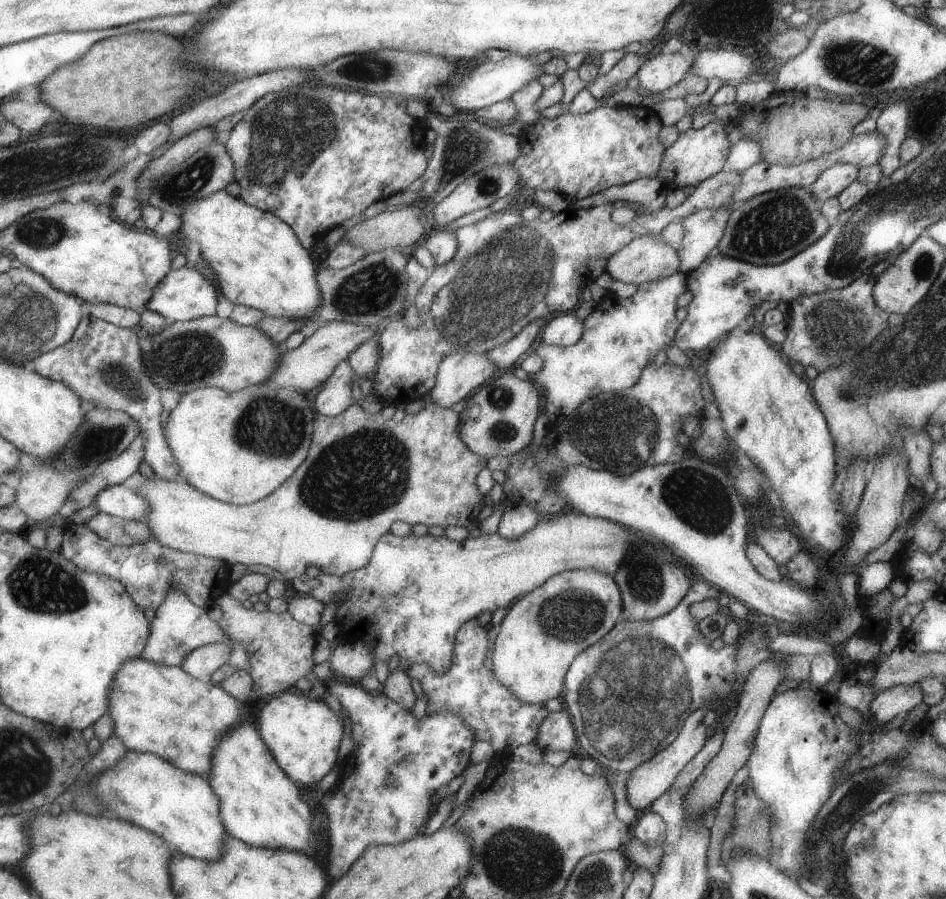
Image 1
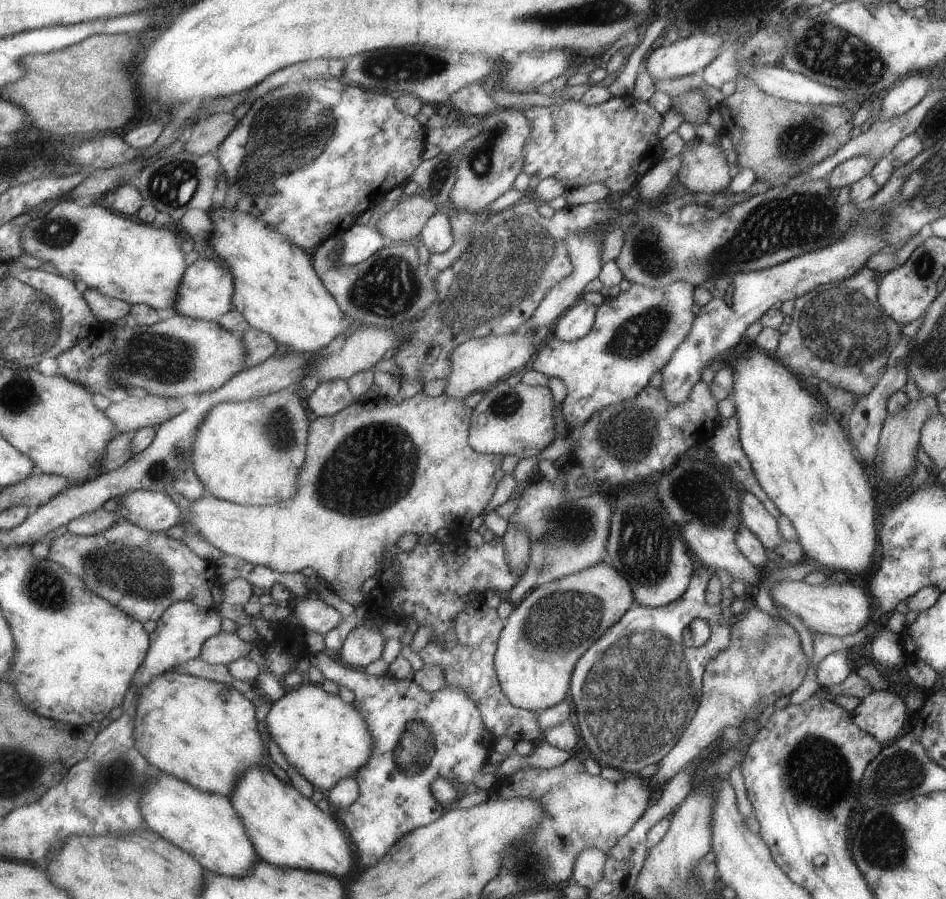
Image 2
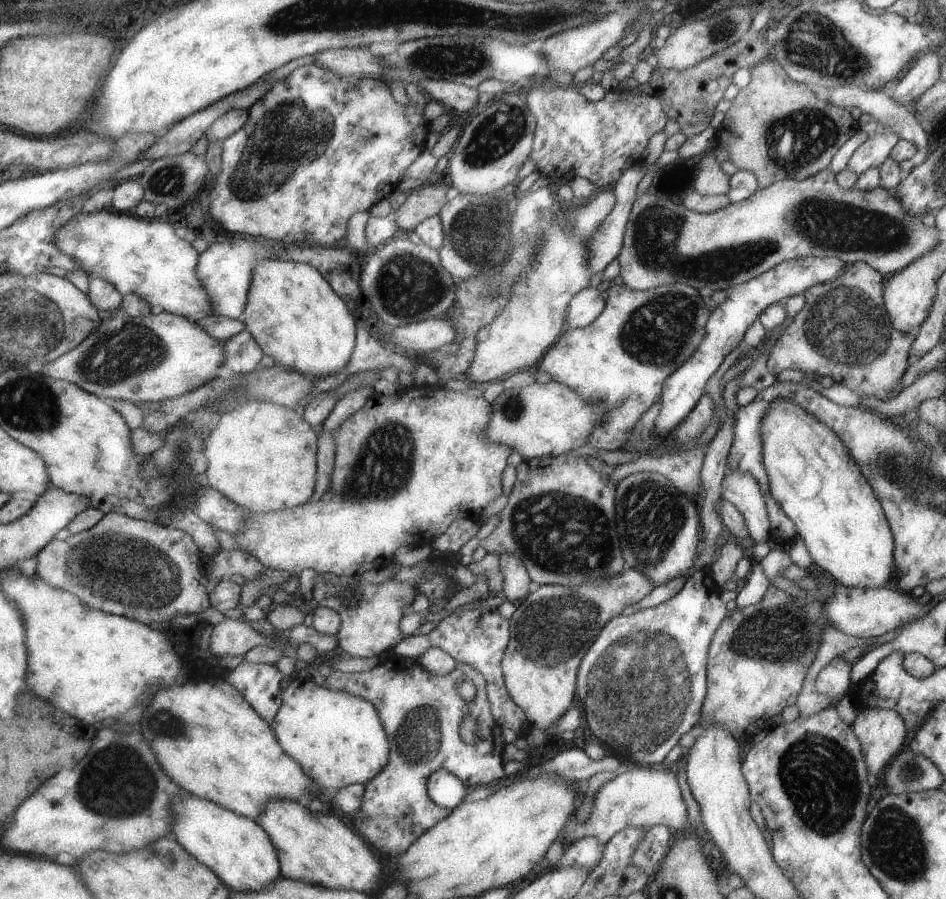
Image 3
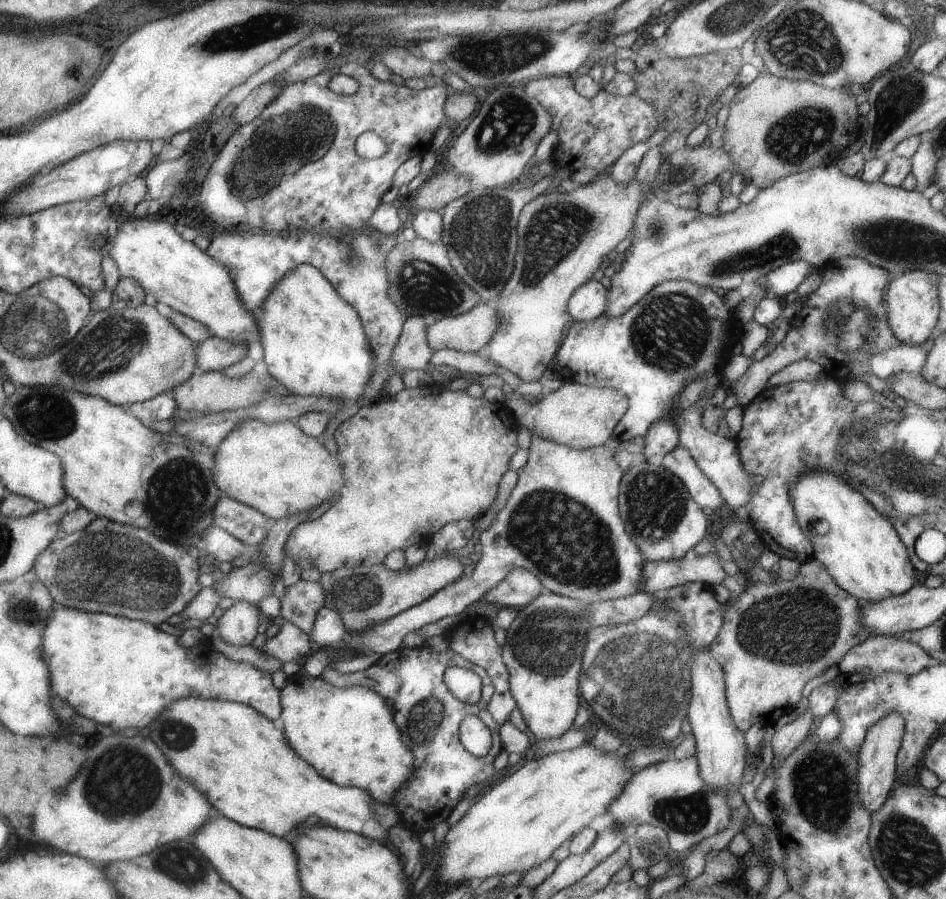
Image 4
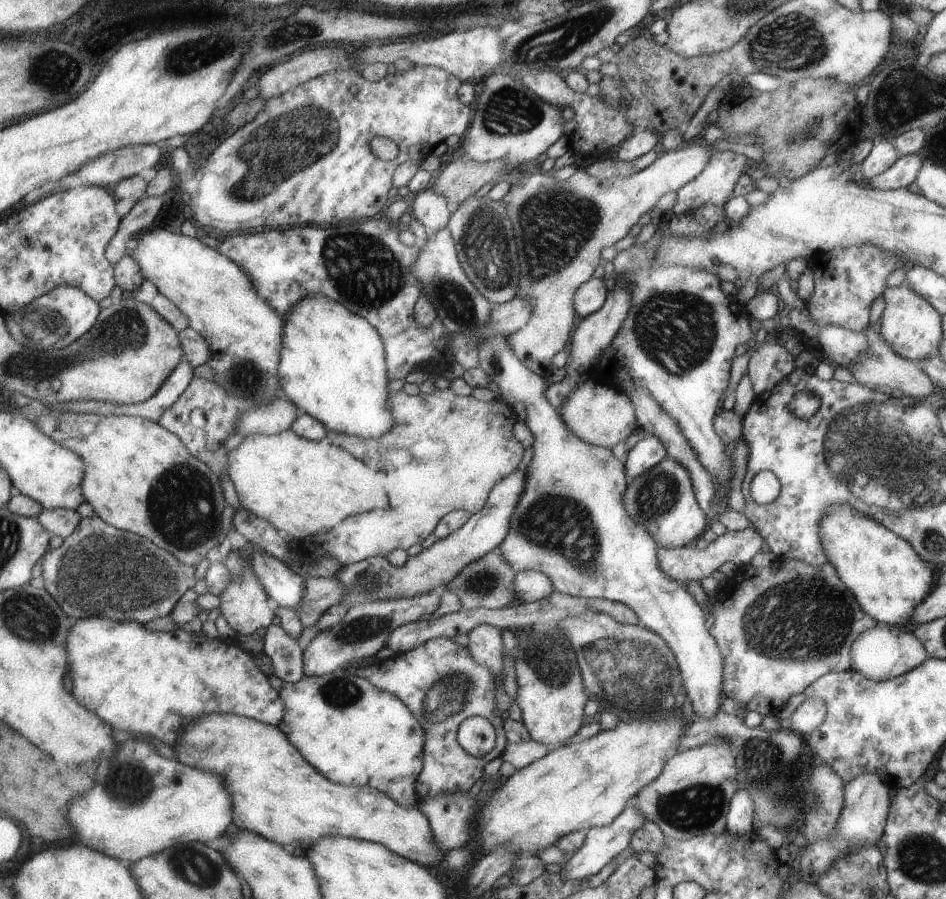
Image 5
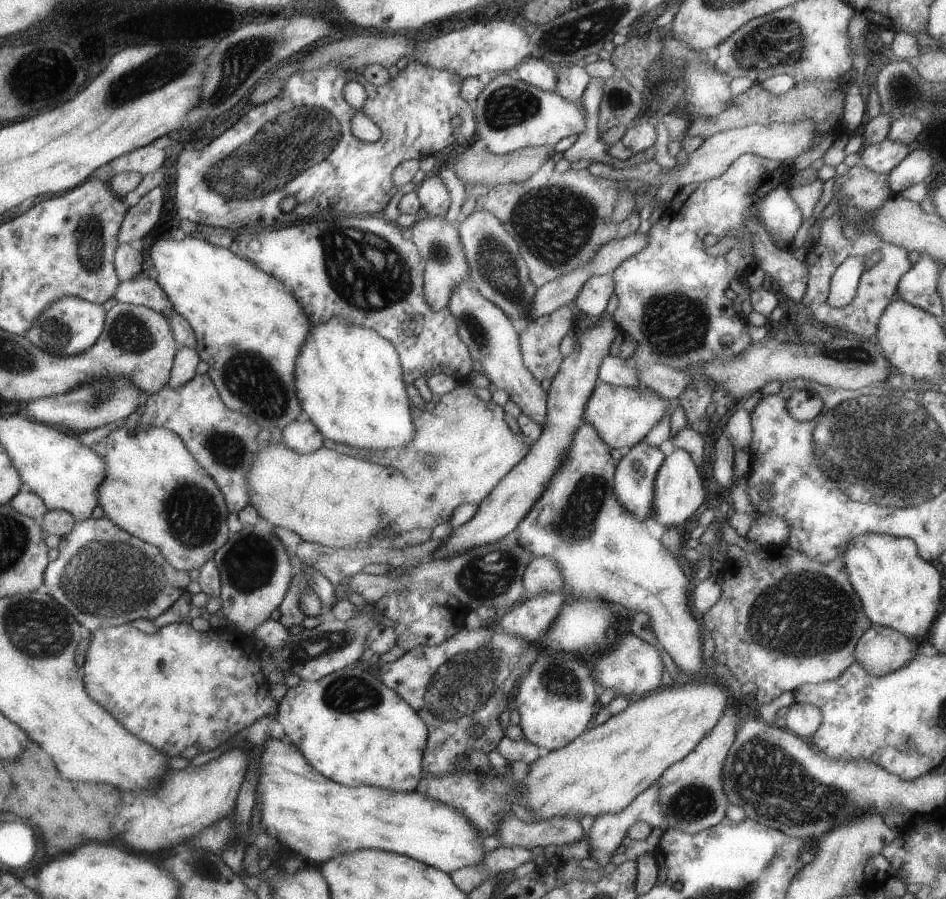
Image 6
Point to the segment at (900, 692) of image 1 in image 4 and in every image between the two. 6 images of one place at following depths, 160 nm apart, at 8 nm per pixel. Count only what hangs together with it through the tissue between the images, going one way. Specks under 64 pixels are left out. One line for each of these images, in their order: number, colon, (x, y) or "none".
2: (880, 713)
3: (881, 732)
4: (876, 760)

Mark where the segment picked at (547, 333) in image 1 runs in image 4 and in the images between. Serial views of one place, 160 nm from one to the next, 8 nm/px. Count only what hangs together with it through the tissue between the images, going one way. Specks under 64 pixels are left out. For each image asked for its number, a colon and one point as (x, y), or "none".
2: (576, 320)
3: (586, 305)
4: (587, 303)

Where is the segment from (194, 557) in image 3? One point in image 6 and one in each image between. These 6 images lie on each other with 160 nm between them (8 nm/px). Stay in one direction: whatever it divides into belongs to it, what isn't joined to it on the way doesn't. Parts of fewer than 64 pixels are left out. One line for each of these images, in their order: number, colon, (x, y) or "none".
4: (120, 570)
5: (101, 571)
6: (105, 577)

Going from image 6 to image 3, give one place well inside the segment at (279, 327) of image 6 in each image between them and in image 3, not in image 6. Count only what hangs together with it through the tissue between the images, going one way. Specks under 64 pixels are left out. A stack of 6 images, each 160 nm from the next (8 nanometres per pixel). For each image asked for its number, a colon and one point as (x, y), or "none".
3: (145, 257)
4: (179, 275)
5: (243, 332)

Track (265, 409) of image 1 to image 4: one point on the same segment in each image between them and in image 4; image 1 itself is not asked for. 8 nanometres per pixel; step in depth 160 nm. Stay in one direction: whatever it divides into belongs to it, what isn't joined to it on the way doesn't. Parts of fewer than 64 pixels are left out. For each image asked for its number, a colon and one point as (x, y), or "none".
2: (249, 452)
3: (261, 456)
4: (275, 469)

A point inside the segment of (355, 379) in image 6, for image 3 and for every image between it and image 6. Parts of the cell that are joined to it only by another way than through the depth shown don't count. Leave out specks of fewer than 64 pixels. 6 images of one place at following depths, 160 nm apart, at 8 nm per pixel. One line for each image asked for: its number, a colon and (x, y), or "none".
3: (294, 316)
4: (313, 343)
5: (331, 365)

